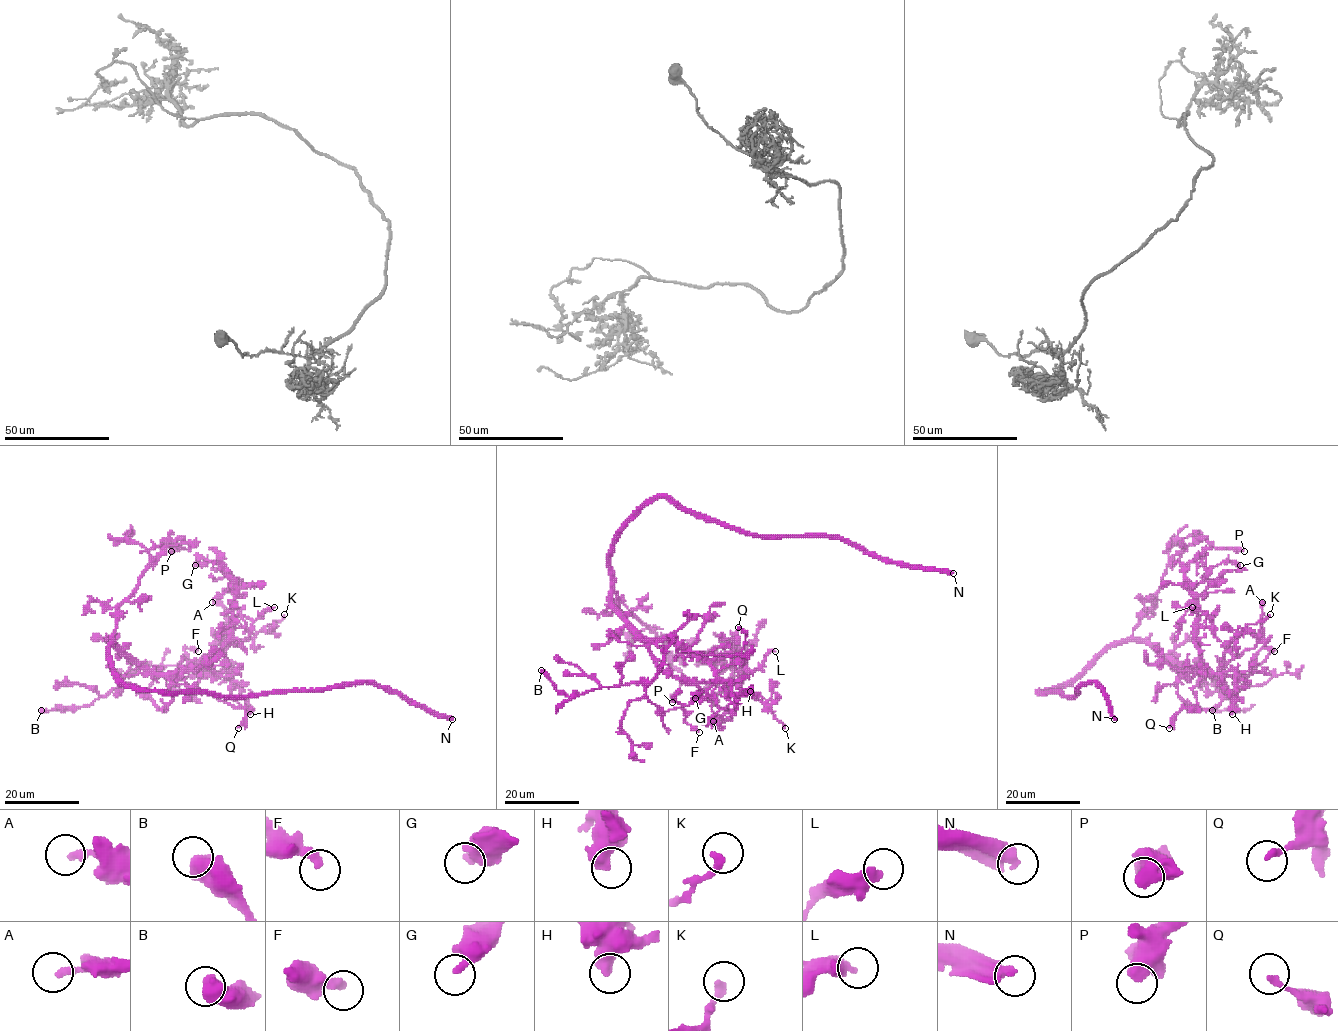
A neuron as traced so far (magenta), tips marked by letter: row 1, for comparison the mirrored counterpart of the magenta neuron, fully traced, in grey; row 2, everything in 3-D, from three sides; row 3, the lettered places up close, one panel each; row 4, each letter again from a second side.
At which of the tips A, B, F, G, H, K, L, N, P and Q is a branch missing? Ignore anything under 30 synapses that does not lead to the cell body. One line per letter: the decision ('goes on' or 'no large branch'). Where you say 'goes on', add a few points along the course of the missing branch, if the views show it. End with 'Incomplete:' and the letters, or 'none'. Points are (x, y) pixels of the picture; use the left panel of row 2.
A: no large branch
B: no large branch
F: no large branch
G: no large branch
H: no large branch
K: no large branch
L: no large branch
N: goes on
P: no large branch
Q: no large branch
Incomplete: N

